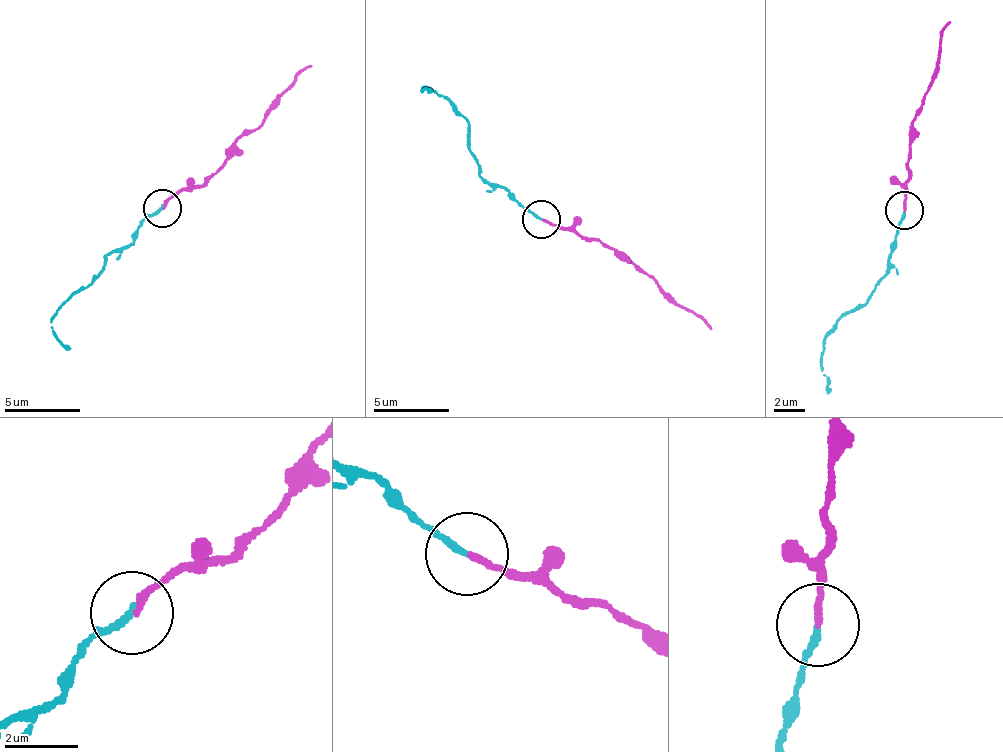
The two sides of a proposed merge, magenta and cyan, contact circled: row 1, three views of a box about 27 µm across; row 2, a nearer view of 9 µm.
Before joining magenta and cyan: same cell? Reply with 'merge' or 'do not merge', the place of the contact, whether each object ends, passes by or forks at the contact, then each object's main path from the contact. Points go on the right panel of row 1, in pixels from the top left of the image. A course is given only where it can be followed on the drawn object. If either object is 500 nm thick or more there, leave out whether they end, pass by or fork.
merge | (904, 210) | magenta ends | cyan ends | magenta via (903, 209), (910, 125), (925, 97), (940, 37), (951, 23) | cyan via (903, 209), (895, 249), (884, 278), (834, 323), (823, 342), (820, 368), (828, 383), (828, 395)

